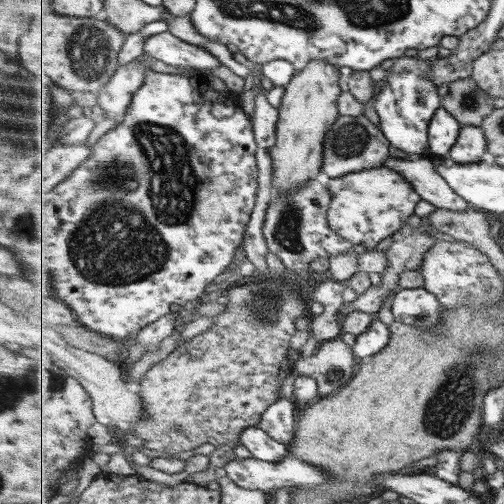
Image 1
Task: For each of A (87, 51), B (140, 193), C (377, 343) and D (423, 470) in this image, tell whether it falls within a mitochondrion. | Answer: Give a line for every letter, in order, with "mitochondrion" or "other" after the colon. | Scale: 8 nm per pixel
A: mitochondrion
B: mitochondrion
C: other
D: other

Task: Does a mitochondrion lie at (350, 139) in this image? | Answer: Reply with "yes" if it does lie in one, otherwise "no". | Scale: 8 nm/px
yes

